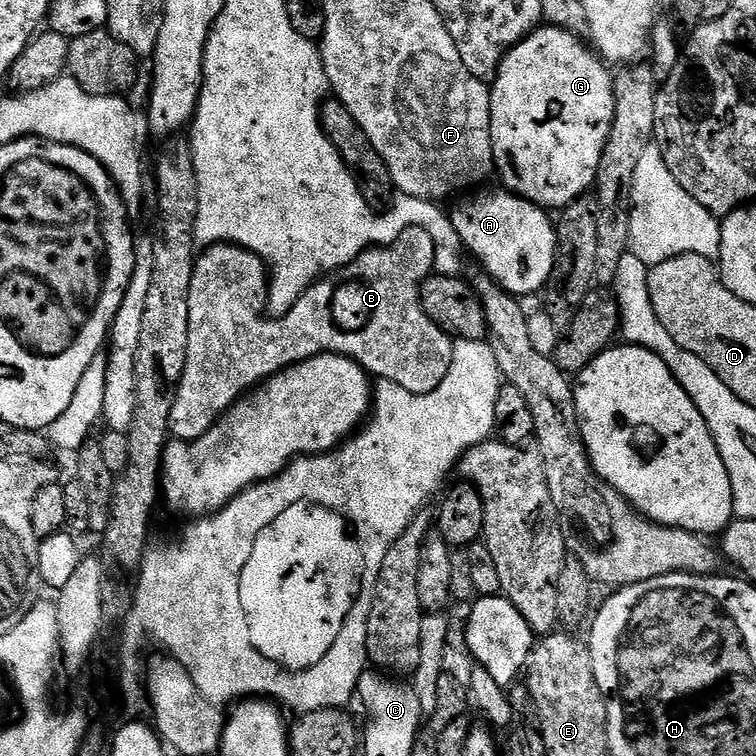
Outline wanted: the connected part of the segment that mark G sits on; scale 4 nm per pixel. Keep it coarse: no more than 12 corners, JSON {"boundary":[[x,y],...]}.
{"boundary":[[541,26],[490,84],[495,175],[559,210],[593,187],[613,73]]}

